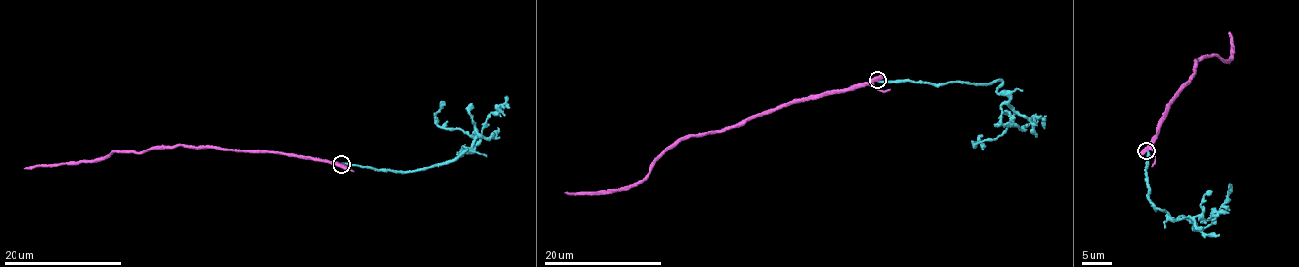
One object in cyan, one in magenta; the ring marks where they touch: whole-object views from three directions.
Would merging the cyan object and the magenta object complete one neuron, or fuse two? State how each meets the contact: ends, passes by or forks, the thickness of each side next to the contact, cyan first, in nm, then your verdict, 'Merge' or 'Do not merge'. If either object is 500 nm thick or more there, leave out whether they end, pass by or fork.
At the ring cyan ends. At the ring magenta passes by. Thickness 280 nm (cyan) against 360 nm. Do not merge

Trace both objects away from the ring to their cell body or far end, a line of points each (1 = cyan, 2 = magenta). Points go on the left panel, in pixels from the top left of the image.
1: (341, 164), (411, 172), (451, 162), (472, 149), (464, 146), (471, 150), (507, 96)
2: (341, 164), (308, 157), (181, 145), (156, 146), (142, 151), (119, 150), (92, 160), (24, 168)

